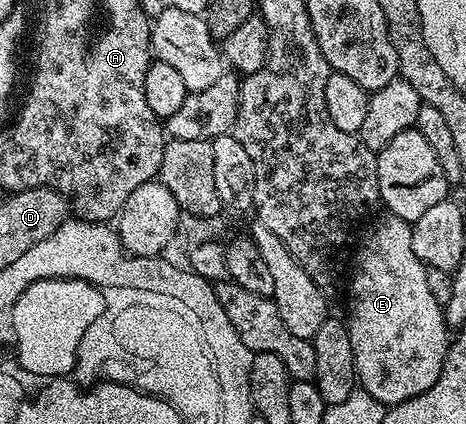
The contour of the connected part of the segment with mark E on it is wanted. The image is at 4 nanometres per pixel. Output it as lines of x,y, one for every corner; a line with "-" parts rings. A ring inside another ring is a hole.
390,213
384,214
384,216
384,219
363,240
361,240
362,238
358,240
358,243
360,243
359,252
355,255
355,276
351,279
351,316
346,316
345,322
349,333
349,341
353,345
355,378
358,386
384,405
394,405
404,403
421,393
425,393
431,388
433,381
437,381
437,377
443,368
443,362
447,360
447,348
449,346
449,335
447,339
447,334
449,334
449,328
447,318
443,315
444,304
439,303
437,297
433,297
433,292
429,289
428,267
419,260
417,253
413,253
412,224
406,223
401,217

